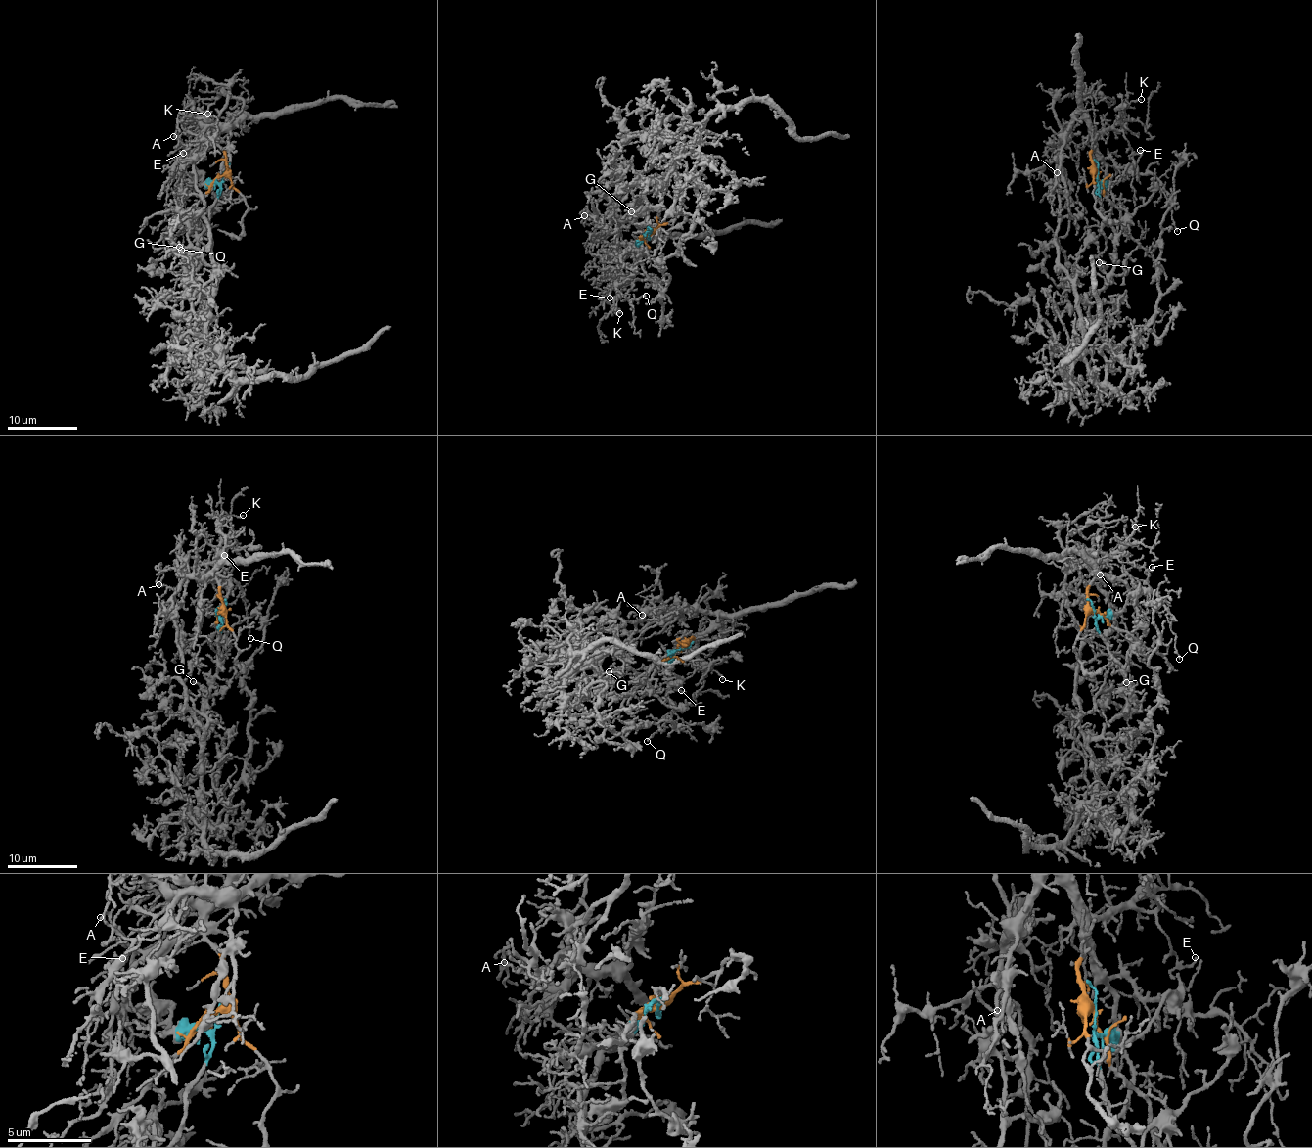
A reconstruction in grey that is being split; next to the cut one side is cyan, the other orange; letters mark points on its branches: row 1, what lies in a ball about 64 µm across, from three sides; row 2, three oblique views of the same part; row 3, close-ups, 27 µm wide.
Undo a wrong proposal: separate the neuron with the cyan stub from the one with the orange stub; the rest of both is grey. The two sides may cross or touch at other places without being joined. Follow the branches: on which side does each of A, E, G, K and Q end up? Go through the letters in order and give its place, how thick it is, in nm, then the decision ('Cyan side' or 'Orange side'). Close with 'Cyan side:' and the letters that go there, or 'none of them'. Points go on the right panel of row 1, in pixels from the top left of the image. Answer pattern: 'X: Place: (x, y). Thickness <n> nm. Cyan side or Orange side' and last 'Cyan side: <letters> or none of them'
A: Place: (1057, 172). Thickness 120 nm. Orange side
E: Place: (1140, 150). Thickness 100 nm. Orange side
G: Place: (1099, 262). Thickness 140 nm. Cyan side
K: Place: (1141, 99). Thickness 110 nm. Orange side
Q: Place: (1177, 231). Thickness 110 nm. Orange side
Cyan side: G

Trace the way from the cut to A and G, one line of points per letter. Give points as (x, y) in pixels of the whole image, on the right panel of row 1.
A: (1097, 172), (1090, 159), (1092, 134), (1079, 113), (1061, 141), (1057, 160), (1065, 173), (1056, 172)
G: (1097, 172), (1104, 219), (1114, 234), (1115, 261), (1108, 273), (1104, 267), (1107, 266), (1098, 262)

